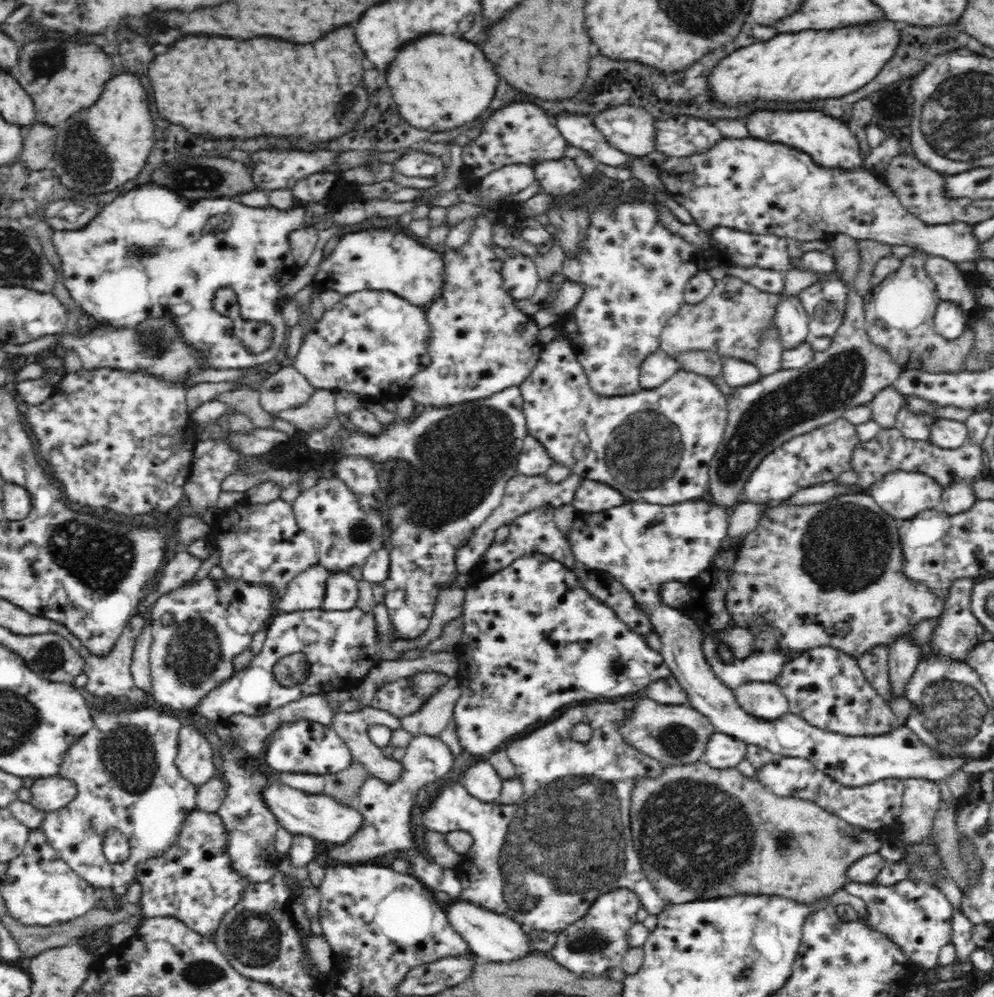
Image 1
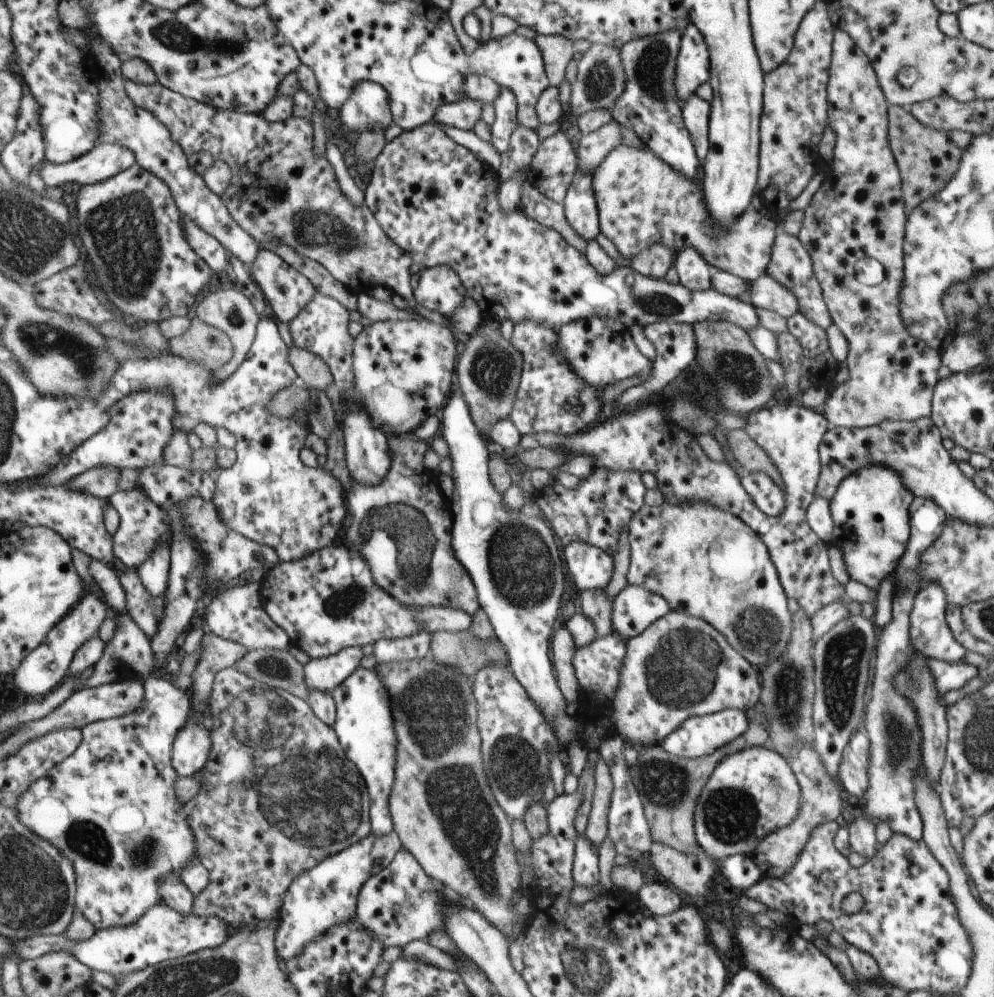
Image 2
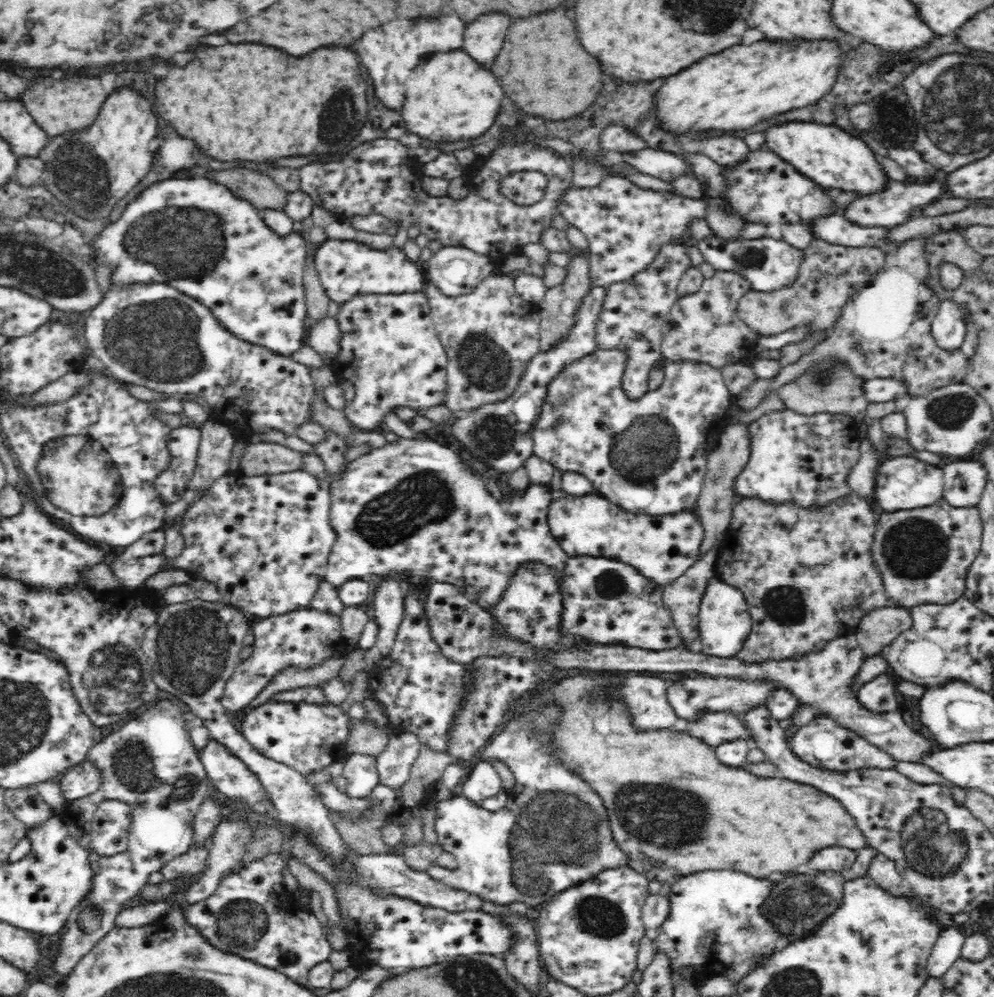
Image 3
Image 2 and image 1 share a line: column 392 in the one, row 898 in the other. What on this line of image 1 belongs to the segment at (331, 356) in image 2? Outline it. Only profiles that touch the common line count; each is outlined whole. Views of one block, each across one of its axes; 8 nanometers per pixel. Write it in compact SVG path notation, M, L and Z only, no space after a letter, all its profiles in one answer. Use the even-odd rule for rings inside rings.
M451 899L442 904L443 912L452 928L462 935L474 954L480 954L484 962L512 962L527 950L529 939L525 930L506 913L494 911L470 901L470 899Z

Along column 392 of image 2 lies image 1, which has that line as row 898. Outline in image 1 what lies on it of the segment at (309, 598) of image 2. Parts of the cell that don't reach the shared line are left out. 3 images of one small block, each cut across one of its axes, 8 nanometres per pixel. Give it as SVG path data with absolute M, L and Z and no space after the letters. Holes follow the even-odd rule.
M626 887L604 891L582 916L557 932L557 941L548 956L577 976L603 976L606 970L620 966L629 949L628 931L637 922L640 907L638 895Z

